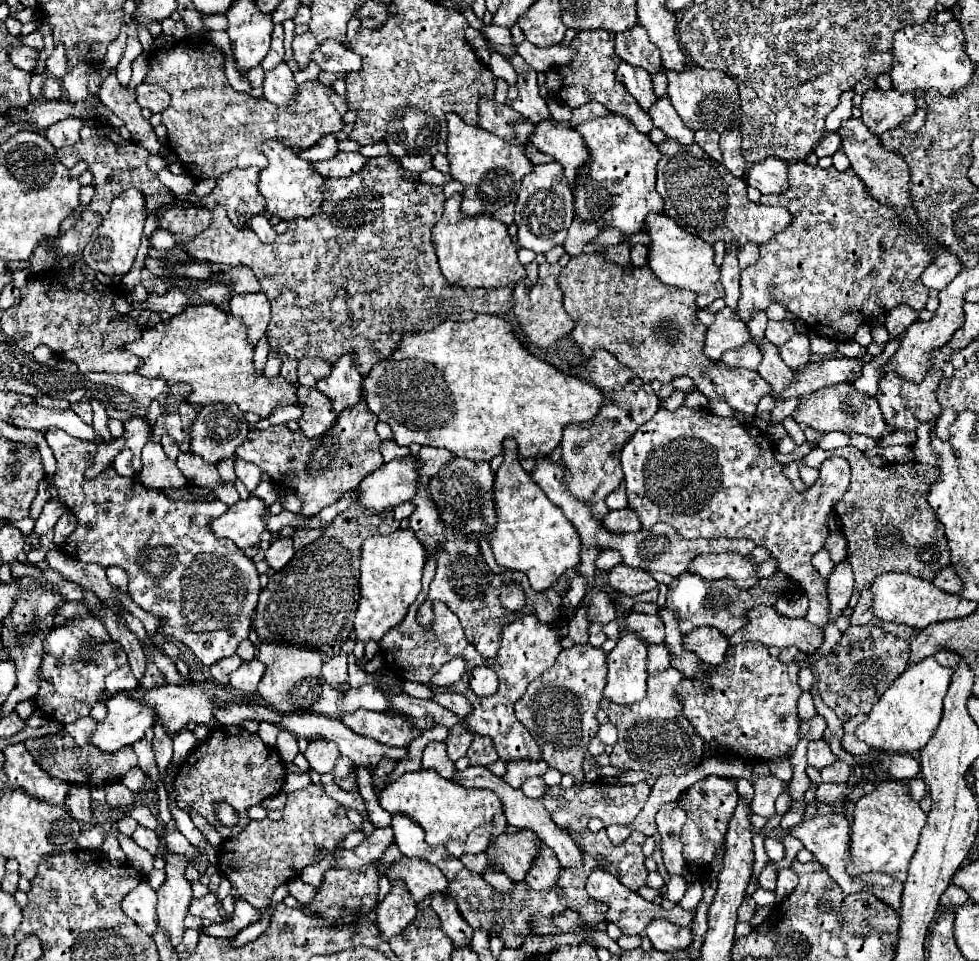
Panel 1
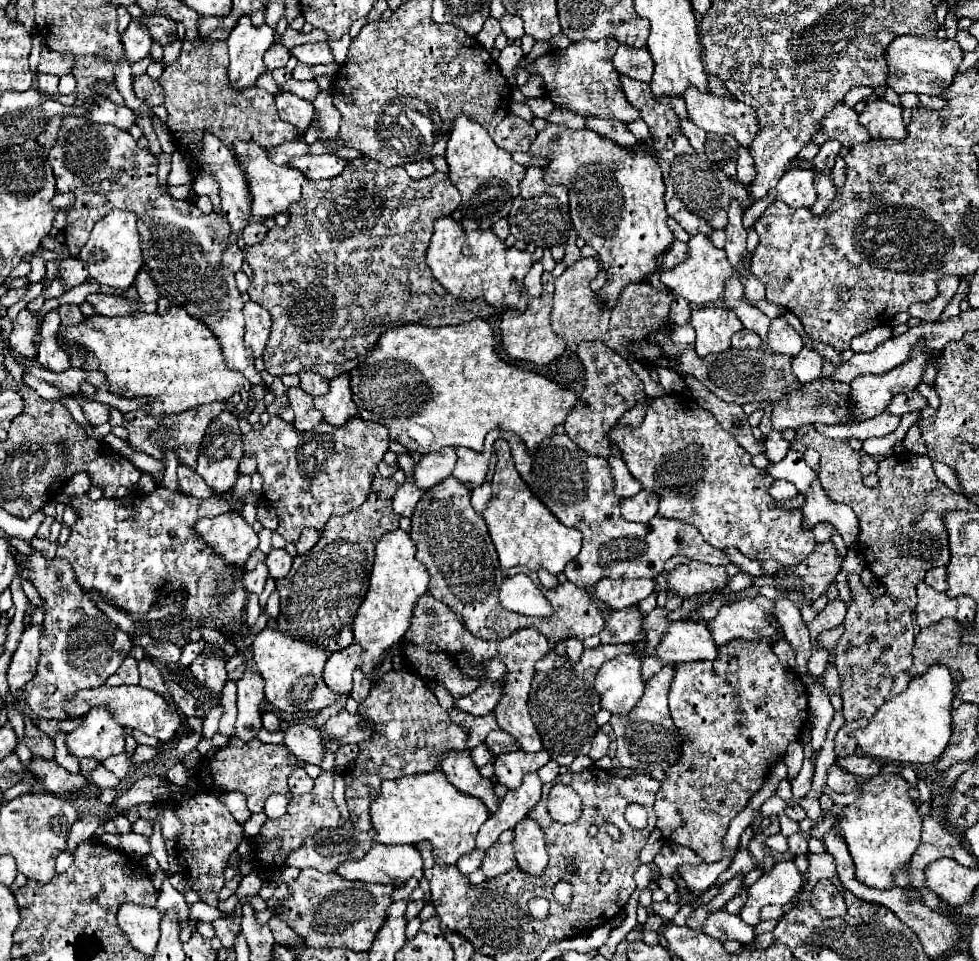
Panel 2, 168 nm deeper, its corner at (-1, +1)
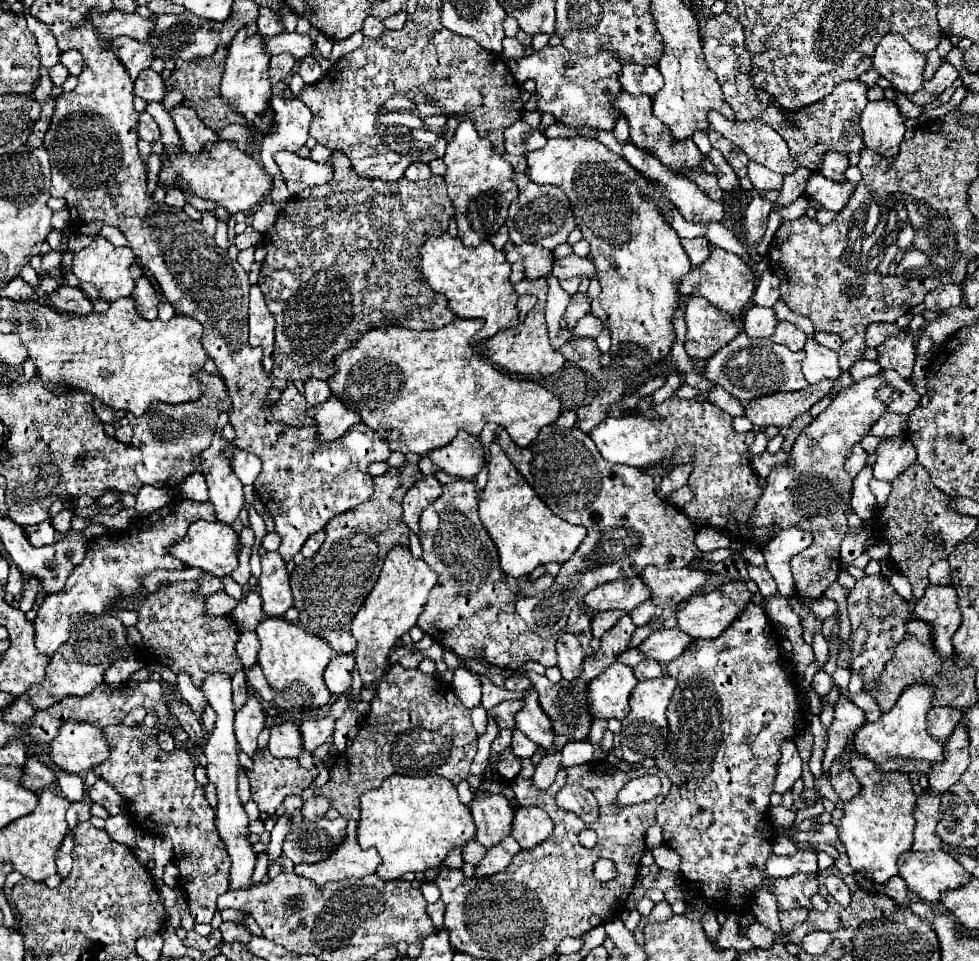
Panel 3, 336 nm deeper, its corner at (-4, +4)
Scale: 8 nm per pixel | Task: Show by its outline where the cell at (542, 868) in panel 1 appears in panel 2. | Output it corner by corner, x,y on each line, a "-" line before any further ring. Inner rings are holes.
524,817
514,827
514,853
518,865
532,875
540,875
548,865
548,853
544,845
544,831
542,827
530,819

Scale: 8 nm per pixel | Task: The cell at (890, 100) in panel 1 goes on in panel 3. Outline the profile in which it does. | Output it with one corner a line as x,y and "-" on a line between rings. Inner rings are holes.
869,102
861,114
865,146
883,156
895,156
905,134
905,120
895,102

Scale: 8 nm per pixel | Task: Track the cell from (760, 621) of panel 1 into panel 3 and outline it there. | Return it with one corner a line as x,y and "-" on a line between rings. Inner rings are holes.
727,582
705,596
691,596
677,612
677,626
695,638
717,638
719,634
723,634
723,630
729,628
729,624
733,624
743,614
749,602
751,592
745,588
743,582

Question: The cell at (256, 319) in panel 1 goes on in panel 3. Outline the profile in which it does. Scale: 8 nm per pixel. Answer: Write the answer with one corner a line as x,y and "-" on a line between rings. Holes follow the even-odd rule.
257,284
250,287
249,294
249,344
251,346
261,346
265,356
273,356
273,328
275,328
275,318
269,312
263,292
259,290

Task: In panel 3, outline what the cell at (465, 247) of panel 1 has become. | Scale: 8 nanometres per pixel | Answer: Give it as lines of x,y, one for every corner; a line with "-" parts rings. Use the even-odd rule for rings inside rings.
449,232
431,236
421,248
421,276
435,292
447,296
451,310
459,318
481,318
485,322
473,338
475,344
491,338
495,332
507,326
519,324
519,296
509,280
511,264
507,262
505,252
497,250
489,240
483,240
477,248
471,248
463,246
463,242
459,238
453,238

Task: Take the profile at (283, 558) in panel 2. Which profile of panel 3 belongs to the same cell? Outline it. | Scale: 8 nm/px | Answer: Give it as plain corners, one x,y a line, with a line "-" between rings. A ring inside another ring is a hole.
267,552
261,556
261,568
259,594
263,598
263,612
267,616
283,616
293,604
285,560
279,552

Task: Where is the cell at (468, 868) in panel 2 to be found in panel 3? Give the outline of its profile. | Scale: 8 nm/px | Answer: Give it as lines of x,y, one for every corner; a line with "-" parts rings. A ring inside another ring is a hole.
475,840
475,842
469,842
469,844
463,848
463,862
475,866
475,864
485,856
485,852
487,852
487,848
481,846
477,840

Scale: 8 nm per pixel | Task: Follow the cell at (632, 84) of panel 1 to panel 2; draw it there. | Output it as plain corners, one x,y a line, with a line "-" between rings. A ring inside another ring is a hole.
620,77
622,83
622,93
626,95
628,103
634,105
640,111
640,117
646,121
650,135
640,141
646,153
652,153
662,169
662,177
666,183
666,209
668,215
674,217
690,235
704,233
710,235
712,227
714,229
724,229
726,227
726,211
728,205
734,199
740,201
742,209
750,205
746,187
742,183
730,181
718,165
712,165
704,153
696,153
692,145
688,145
688,139
684,139
684,133
680,133
680,119
674,113
670,101
656,101
652,97
650,85
642,81
634,81
628,77

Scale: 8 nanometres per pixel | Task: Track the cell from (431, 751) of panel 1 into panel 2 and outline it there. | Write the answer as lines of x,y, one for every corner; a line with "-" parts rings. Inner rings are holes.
450,751
450,753
446,753
442,763
440,763
440,769
446,773
450,783
456,785
456,789
460,793
480,799
488,807
490,815
496,813
498,799
494,795
492,781
480,777
480,773
478,773
472,757
470,757
470,751
462,751
462,753

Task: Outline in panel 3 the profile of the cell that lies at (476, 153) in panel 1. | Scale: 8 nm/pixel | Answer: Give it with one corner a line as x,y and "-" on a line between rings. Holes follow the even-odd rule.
463,118
453,140
447,144
447,152
443,156
447,164
447,188
449,198
455,204
455,220
459,228
459,238
463,244
477,246
495,234
507,218
509,204
517,198
517,184
513,180
513,166
503,160
499,152
495,152
493,144
487,138
481,138
469,118

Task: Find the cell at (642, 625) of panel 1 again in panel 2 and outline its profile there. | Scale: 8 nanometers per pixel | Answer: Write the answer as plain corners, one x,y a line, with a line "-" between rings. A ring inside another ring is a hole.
636,605
614,611
610,617
606,617
602,633
598,633
602,643
636,643
642,641
642,615

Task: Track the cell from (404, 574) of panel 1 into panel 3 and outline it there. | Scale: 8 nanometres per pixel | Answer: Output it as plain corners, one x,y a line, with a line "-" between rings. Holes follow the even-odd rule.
407,546
391,548
375,588
371,590
371,594
367,596
367,600
363,602
363,606
359,608
359,612
351,622
351,634
359,642
357,668
365,686
383,678
391,648
397,644
397,640
401,640
403,634
407,634
415,626
427,602
427,594
435,586
435,582
437,582
437,574
423,560
413,558

